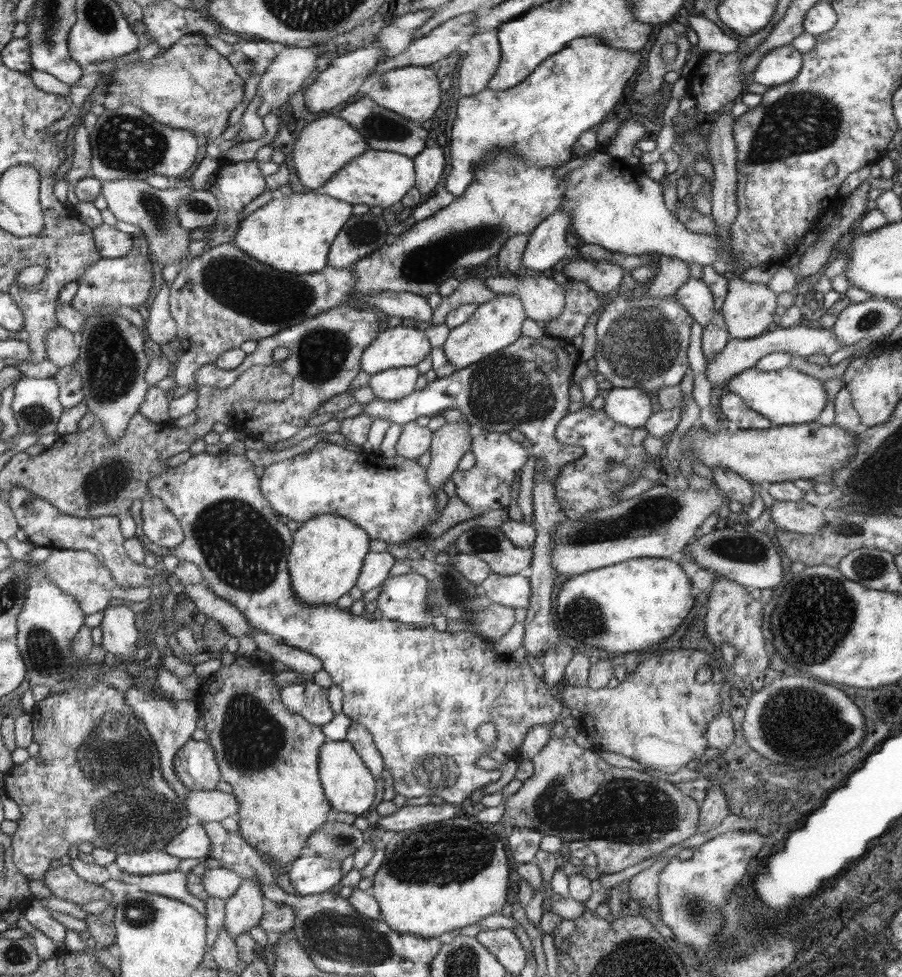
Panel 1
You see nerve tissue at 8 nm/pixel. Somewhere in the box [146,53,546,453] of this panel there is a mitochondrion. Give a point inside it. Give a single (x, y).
(270, 299)

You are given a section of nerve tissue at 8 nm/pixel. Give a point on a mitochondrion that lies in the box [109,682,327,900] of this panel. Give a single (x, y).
(252, 738)

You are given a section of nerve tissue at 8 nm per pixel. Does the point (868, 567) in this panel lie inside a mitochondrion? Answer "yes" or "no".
yes

